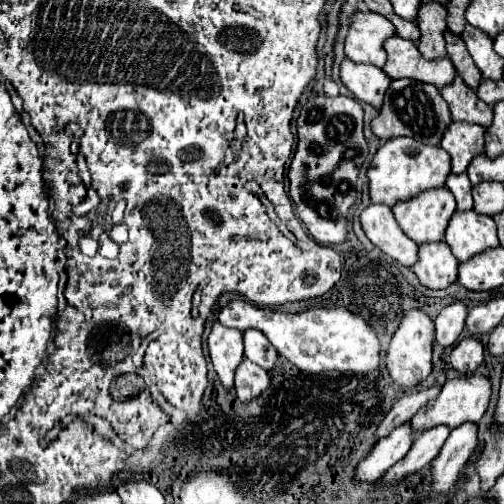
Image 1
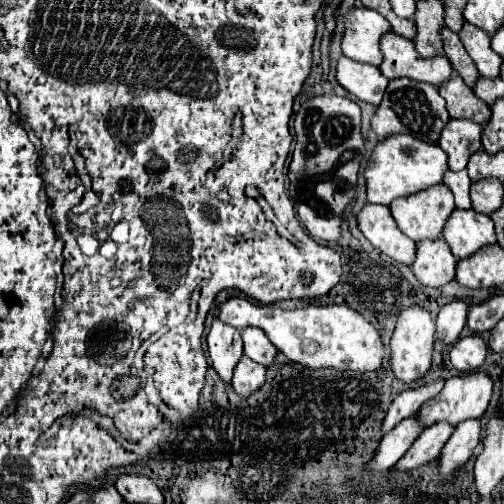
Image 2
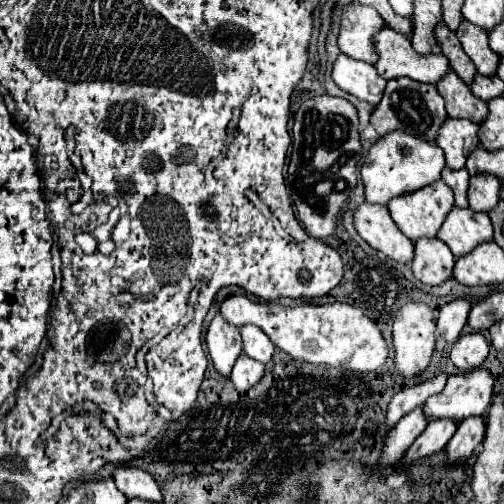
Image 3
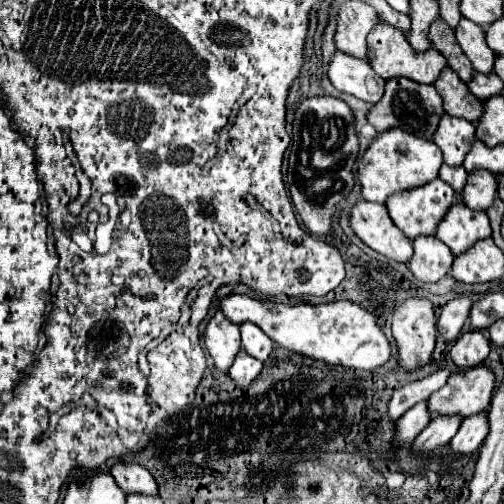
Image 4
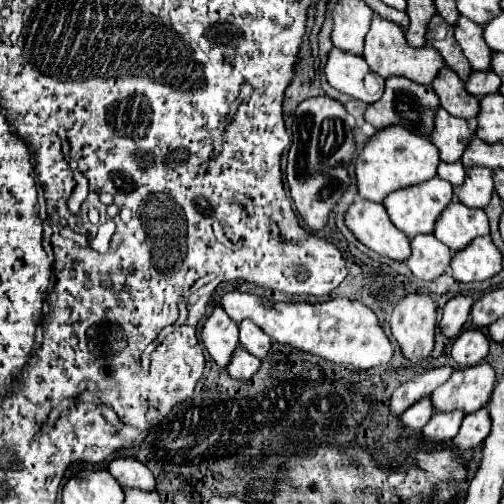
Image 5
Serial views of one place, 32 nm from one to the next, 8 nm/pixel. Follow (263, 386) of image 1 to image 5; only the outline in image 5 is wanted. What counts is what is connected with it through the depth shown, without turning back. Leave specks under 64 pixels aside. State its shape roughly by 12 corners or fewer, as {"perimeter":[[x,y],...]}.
{"perimeter":[[238,348],[228,364],[228,374],[250,382],[260,370],[260,360]]}

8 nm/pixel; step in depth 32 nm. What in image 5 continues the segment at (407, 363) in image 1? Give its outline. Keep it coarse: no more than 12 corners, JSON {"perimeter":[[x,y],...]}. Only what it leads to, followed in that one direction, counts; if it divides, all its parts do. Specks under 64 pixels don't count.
{"perimeter":[[406,296],[390,324],[406,362],[430,356],[436,304]]}

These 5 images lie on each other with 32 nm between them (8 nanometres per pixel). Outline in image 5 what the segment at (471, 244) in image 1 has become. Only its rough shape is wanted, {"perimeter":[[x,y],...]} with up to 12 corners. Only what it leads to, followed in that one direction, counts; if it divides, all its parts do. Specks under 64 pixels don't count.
{"perimeter":[[454,200],[434,236],[454,254],[488,236],[484,210]]}

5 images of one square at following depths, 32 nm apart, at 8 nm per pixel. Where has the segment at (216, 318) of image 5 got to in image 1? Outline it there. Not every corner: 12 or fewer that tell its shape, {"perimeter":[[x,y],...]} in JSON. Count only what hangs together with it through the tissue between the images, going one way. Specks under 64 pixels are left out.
{"perimeter":[[214,322],[212,366],[228,392],[244,358],[242,332]]}

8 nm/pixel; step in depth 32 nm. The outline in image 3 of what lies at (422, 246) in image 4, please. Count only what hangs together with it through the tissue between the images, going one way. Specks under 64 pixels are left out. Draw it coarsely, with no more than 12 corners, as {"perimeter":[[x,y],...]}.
{"perimeter":[[420,238],[410,268],[422,284],[452,278],[456,258],[440,238]]}

